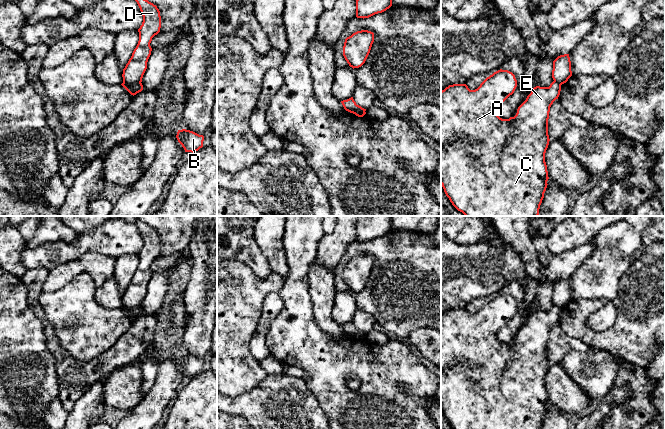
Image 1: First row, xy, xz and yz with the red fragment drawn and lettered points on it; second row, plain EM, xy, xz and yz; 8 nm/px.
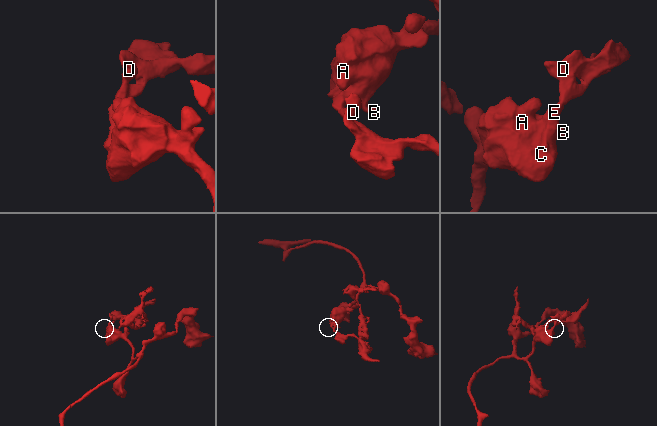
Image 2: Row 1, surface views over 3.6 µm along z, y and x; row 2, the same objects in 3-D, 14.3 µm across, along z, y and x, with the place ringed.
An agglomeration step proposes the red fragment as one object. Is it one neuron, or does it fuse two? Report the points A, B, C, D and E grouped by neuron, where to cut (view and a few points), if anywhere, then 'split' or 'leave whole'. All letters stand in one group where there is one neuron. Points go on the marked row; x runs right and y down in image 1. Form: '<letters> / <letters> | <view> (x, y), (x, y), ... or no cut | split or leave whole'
A B C E / D | xy (123, 81), (140, 83) | split

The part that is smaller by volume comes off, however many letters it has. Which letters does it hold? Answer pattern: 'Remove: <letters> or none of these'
Remove: D

